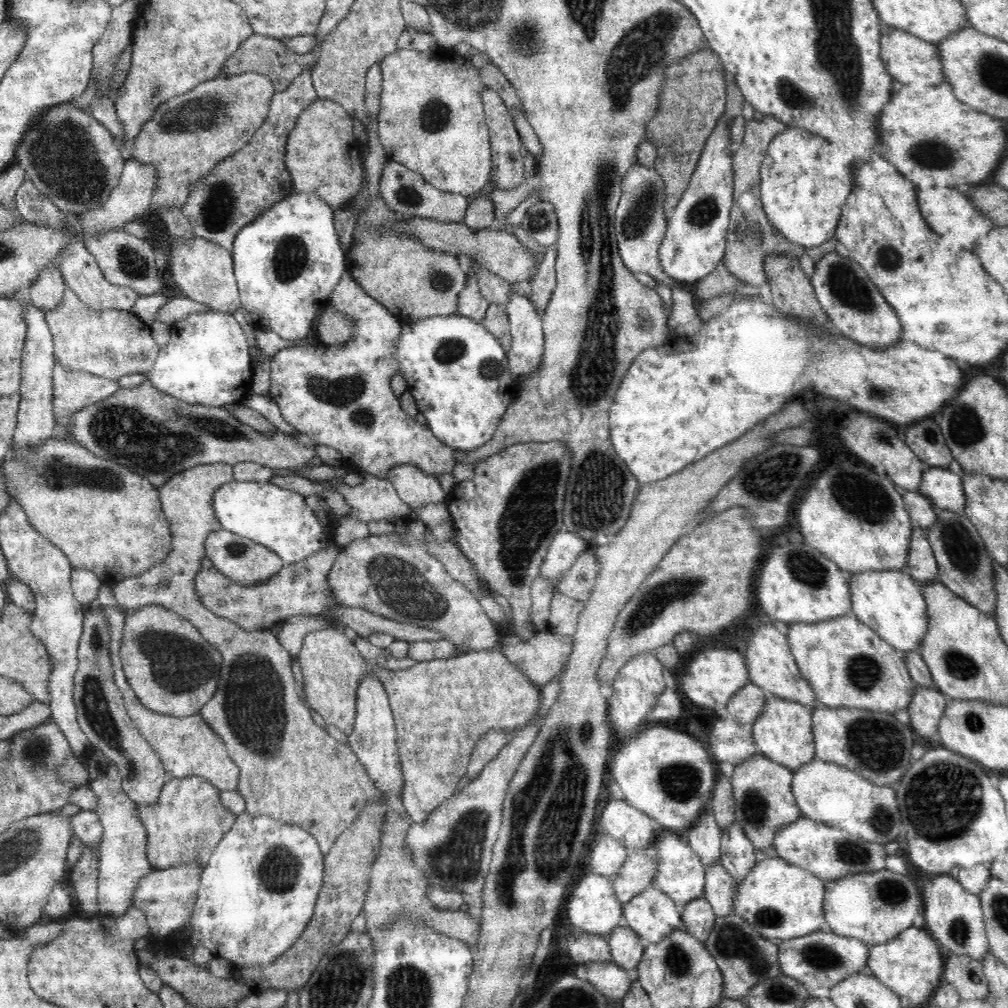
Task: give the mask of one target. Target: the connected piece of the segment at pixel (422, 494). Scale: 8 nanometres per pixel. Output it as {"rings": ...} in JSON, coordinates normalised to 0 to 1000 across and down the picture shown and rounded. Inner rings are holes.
{"rings":[[[408,460],[387,464],[383,476],[389,477],[395,492],[408,502],[409,508],[413,508],[411,504],[419,504],[421,500],[441,498],[443,490],[435,475]]]}

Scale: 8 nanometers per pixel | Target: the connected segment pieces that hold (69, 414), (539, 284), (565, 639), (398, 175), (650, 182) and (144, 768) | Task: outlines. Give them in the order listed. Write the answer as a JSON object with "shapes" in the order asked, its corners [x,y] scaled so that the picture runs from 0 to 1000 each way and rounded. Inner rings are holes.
{"shapes":[[[[55,359],[53,364],[53,410],[56,422],[56,435],[72,435],[72,413],[81,405],[91,403],[111,393],[118,385],[117,378],[95,373],[89,369],[63,366],[60,359]]],[[[550,242],[542,245],[542,252],[535,262],[533,271],[526,278],[528,291],[524,296],[537,315],[539,315],[541,307],[544,305],[548,292],[552,287],[552,256],[554,256],[554,245]]],[[[538,626],[526,635],[518,635],[512,630],[503,630],[495,634],[493,642],[514,666],[524,670],[524,674],[532,678],[532,681],[538,682],[546,675],[550,675],[560,663],[560,659],[563,659],[568,645],[568,632]]],[[[389,159],[383,161],[375,184],[375,190],[381,195],[385,207],[393,209],[393,214],[399,216],[413,214],[435,220],[460,220],[461,218],[461,210],[465,203],[458,188],[454,191],[440,190],[423,181],[417,172],[407,169],[396,161]]],[[[633,161],[625,167],[625,171],[617,180],[617,192],[610,212],[611,238],[615,255],[625,270],[639,270],[648,276],[657,279],[666,287],[675,283],[668,276],[659,272],[653,257],[655,242],[661,234],[663,214],[659,211],[661,200],[661,182],[651,168],[637,165]]],[[[97,597],[82,602],[82,628],[76,645],[77,663],[72,673],[72,691],[76,700],[76,715],[84,726],[91,742],[97,742],[105,753],[117,759],[122,784],[133,798],[157,796],[161,782],[168,772],[159,749],[149,742],[149,737],[137,727],[137,721],[127,711],[125,697],[113,674],[109,654],[109,622]]]]}

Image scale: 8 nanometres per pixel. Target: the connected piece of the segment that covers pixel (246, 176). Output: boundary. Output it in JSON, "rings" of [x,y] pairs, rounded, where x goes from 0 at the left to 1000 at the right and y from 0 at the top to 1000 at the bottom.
{"rings":[[[304,66],[284,89],[273,92],[264,119],[240,149],[218,160],[203,176],[189,181],[187,196],[179,207],[188,219],[193,234],[230,250],[232,236],[244,222],[291,190],[290,174],[282,162],[284,141],[298,112],[316,96],[309,73]]]}

